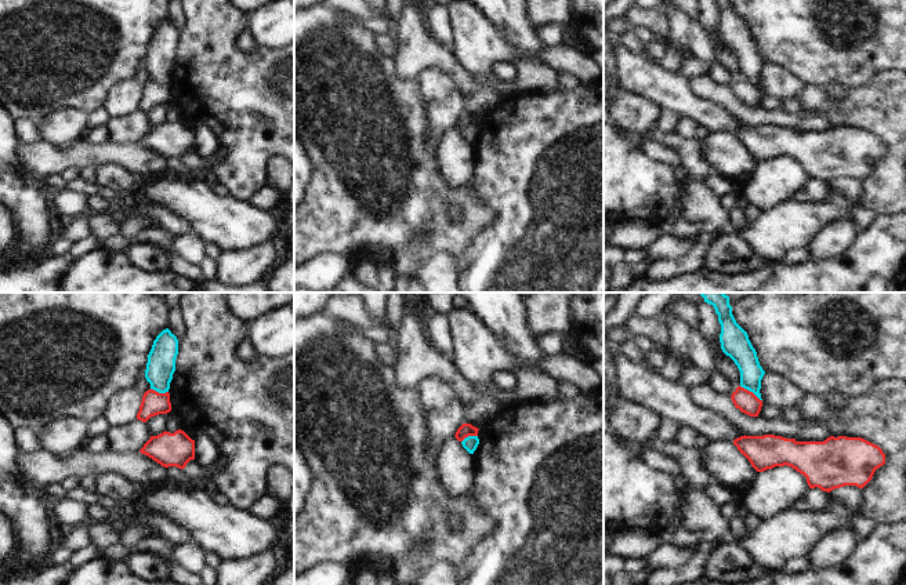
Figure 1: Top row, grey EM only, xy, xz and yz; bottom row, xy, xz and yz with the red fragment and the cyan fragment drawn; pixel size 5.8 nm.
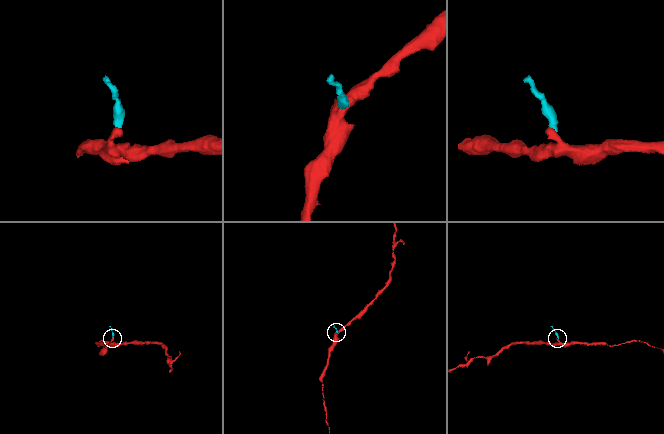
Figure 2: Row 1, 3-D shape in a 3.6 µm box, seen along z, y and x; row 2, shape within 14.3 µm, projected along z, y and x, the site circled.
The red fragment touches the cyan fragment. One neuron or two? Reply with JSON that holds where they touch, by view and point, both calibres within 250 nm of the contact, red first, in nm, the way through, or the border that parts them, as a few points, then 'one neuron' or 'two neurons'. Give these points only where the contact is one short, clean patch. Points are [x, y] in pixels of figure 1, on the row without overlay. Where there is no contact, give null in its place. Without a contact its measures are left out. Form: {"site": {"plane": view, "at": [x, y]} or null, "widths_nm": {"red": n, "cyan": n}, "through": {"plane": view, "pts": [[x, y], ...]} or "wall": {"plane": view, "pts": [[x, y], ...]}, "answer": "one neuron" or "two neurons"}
{"site": {"plane": "yz", "at": [752, 83]}, "widths_nm": {"red": 120, "cyan": 150}, "wall": {"plane": "yz", "pts": [[740, 76], [752, 82], [761, 91]]}, "answer": "two neurons"}

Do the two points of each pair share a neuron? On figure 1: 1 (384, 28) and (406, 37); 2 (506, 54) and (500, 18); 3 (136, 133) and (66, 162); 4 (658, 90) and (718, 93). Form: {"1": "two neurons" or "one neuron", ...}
{"1": "two neurons", "2": "two neurons", "3": "two neurons", "4": "two neurons"}

